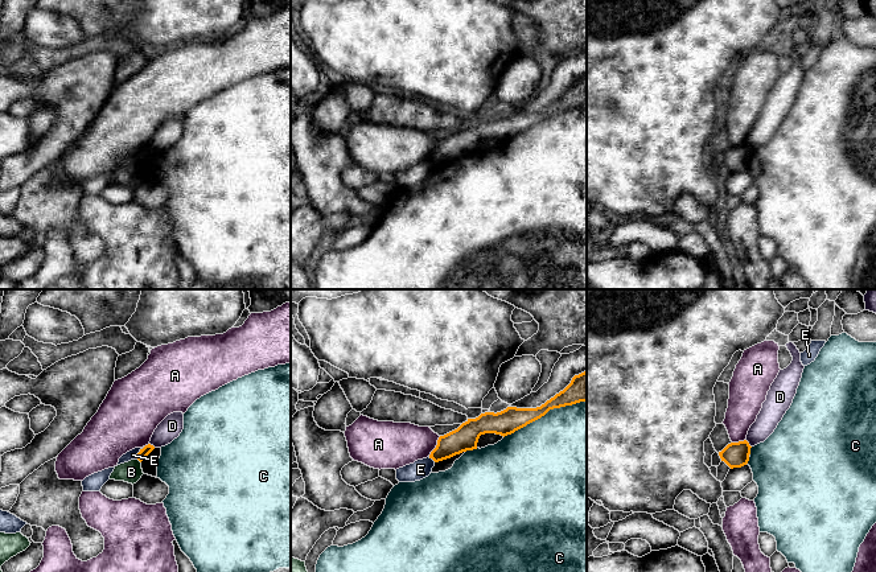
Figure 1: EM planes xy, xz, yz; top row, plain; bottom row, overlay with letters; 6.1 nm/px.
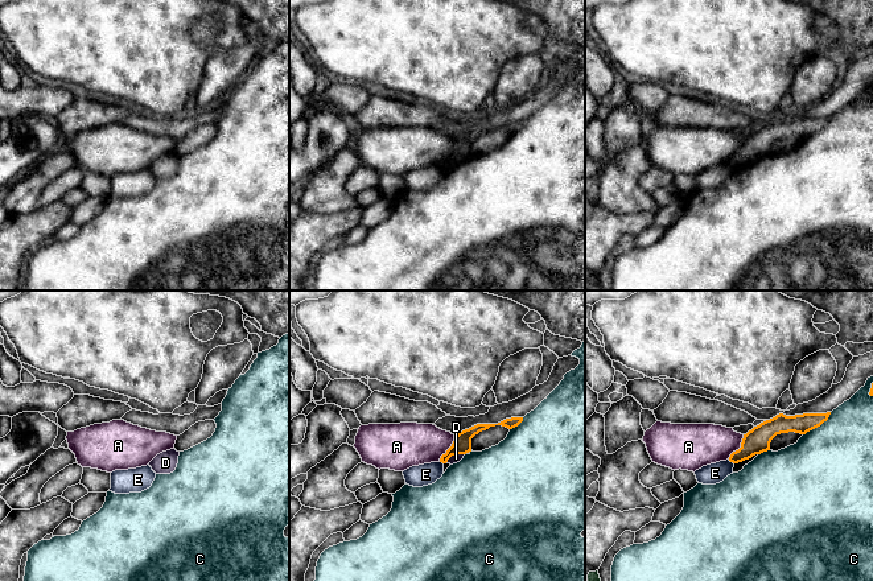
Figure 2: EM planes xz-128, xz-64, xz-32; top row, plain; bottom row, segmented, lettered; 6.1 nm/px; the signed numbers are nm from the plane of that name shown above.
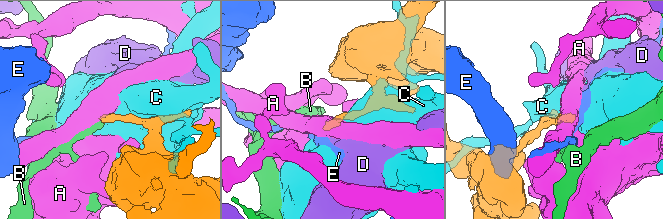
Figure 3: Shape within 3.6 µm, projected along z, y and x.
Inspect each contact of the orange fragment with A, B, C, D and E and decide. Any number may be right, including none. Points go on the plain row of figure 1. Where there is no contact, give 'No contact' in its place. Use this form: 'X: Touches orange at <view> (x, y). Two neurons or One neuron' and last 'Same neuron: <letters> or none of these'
A: Touches orange at xz (436, 151). Two neurons
B: Touches orange at xy (139, 164). Two neurons
C: Touches orange at xz (545, 118). Two neurons
D: Touches orange at yz (748, 147). Two neurons
E: Touches orange at xy (138, 157). Two neurons
Same neuron: none of these

